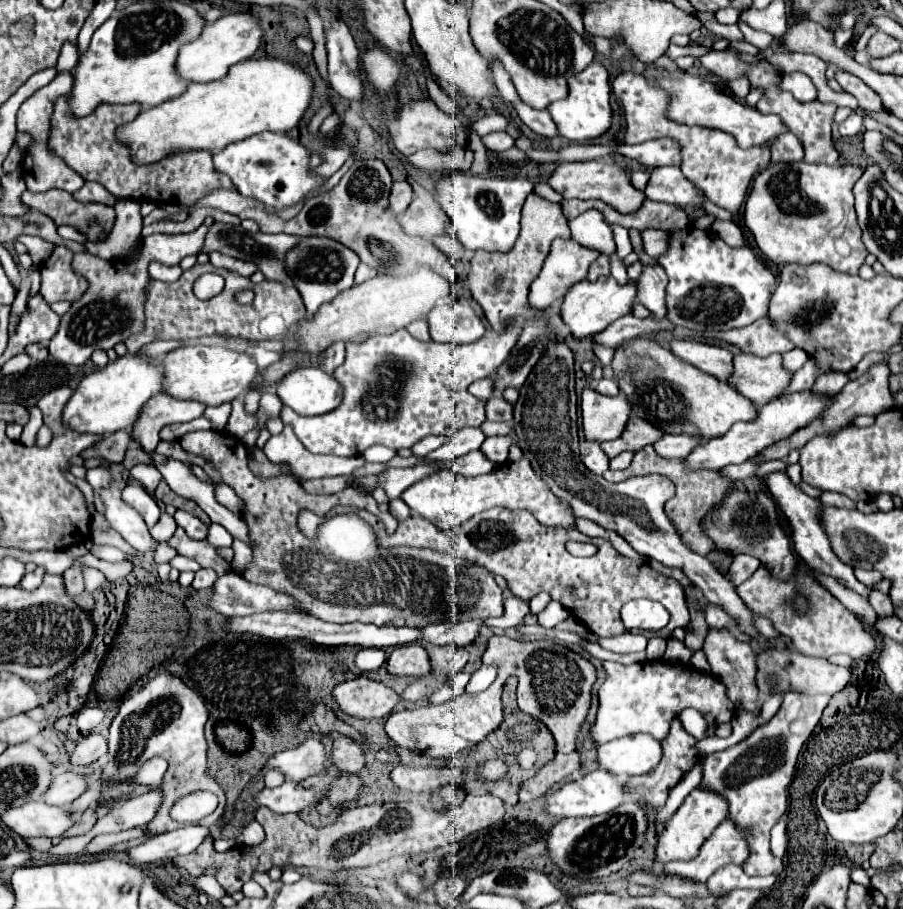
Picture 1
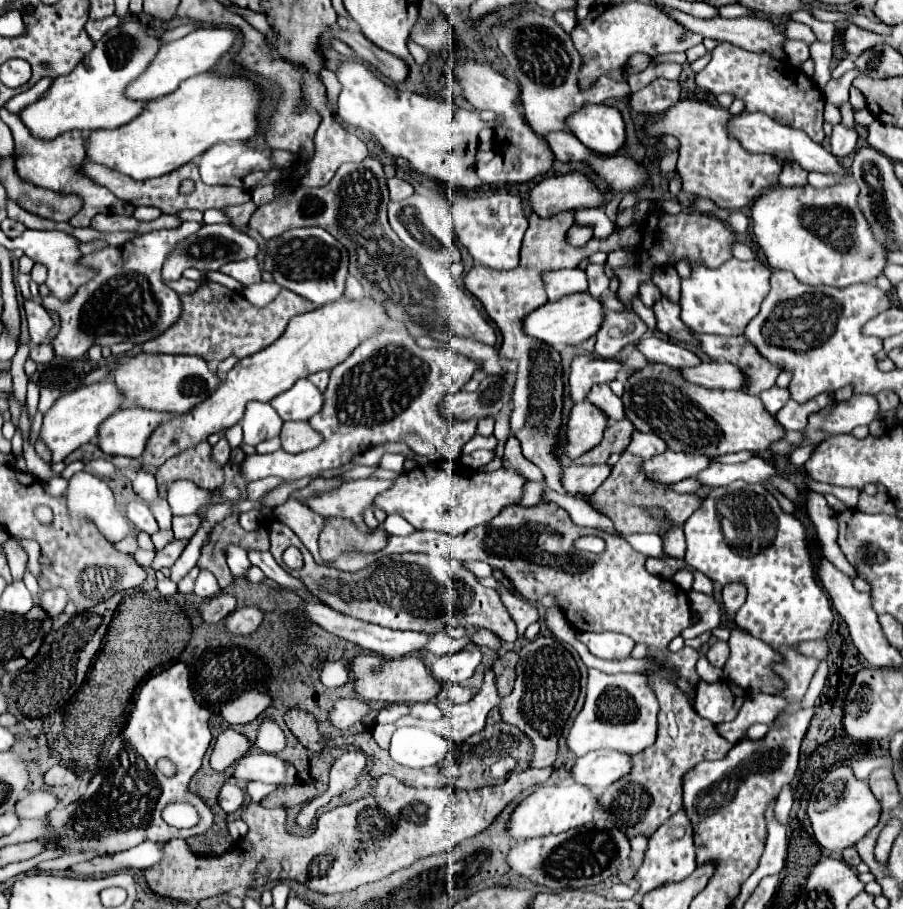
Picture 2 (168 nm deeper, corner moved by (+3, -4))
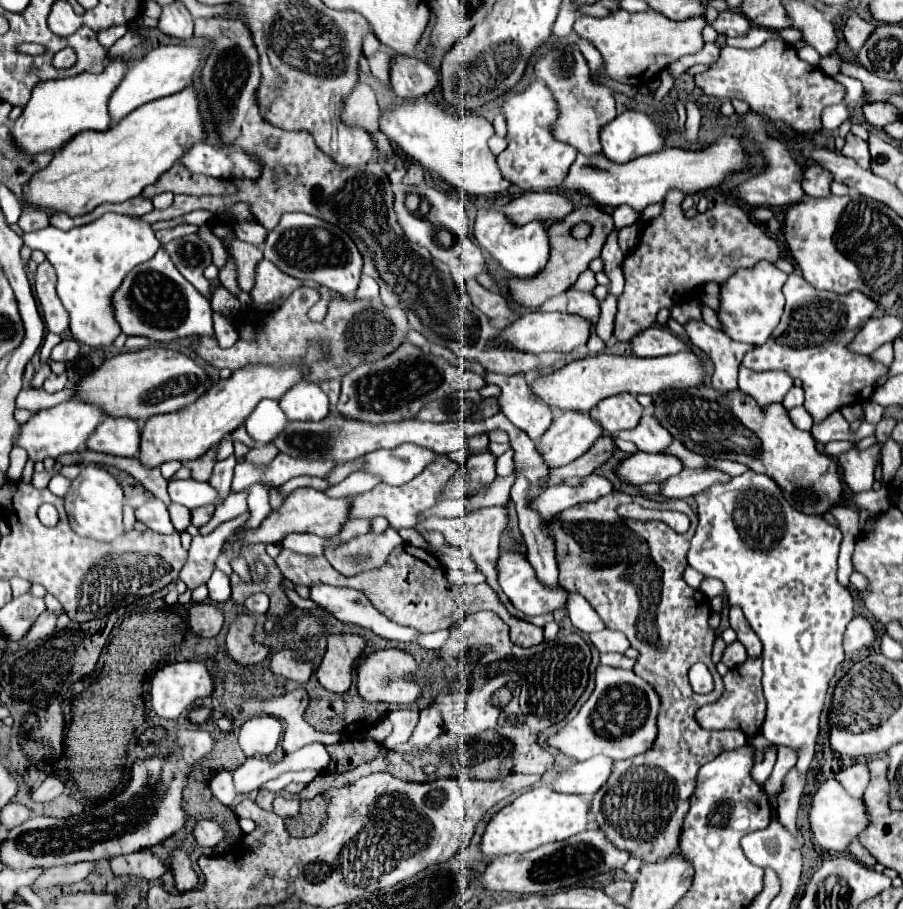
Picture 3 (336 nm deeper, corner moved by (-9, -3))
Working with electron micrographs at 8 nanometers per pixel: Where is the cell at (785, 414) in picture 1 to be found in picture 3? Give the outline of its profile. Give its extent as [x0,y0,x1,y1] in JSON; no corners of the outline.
[615,452,683,486]

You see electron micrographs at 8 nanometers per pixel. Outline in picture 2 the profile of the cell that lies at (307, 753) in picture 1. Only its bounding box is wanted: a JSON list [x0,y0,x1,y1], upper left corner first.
[233,753,287,785]

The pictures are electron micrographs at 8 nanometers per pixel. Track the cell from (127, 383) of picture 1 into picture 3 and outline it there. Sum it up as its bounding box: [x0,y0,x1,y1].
[13,400,103,462]

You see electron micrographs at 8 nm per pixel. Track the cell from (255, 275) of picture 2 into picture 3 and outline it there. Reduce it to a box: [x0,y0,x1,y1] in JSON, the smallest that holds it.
[251,260,303,304]

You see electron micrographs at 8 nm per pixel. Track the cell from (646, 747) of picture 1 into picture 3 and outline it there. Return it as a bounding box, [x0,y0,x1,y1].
[553,756,613,798]

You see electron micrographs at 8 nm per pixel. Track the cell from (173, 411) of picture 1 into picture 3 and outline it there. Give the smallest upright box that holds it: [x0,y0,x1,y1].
[87,416,141,456]

